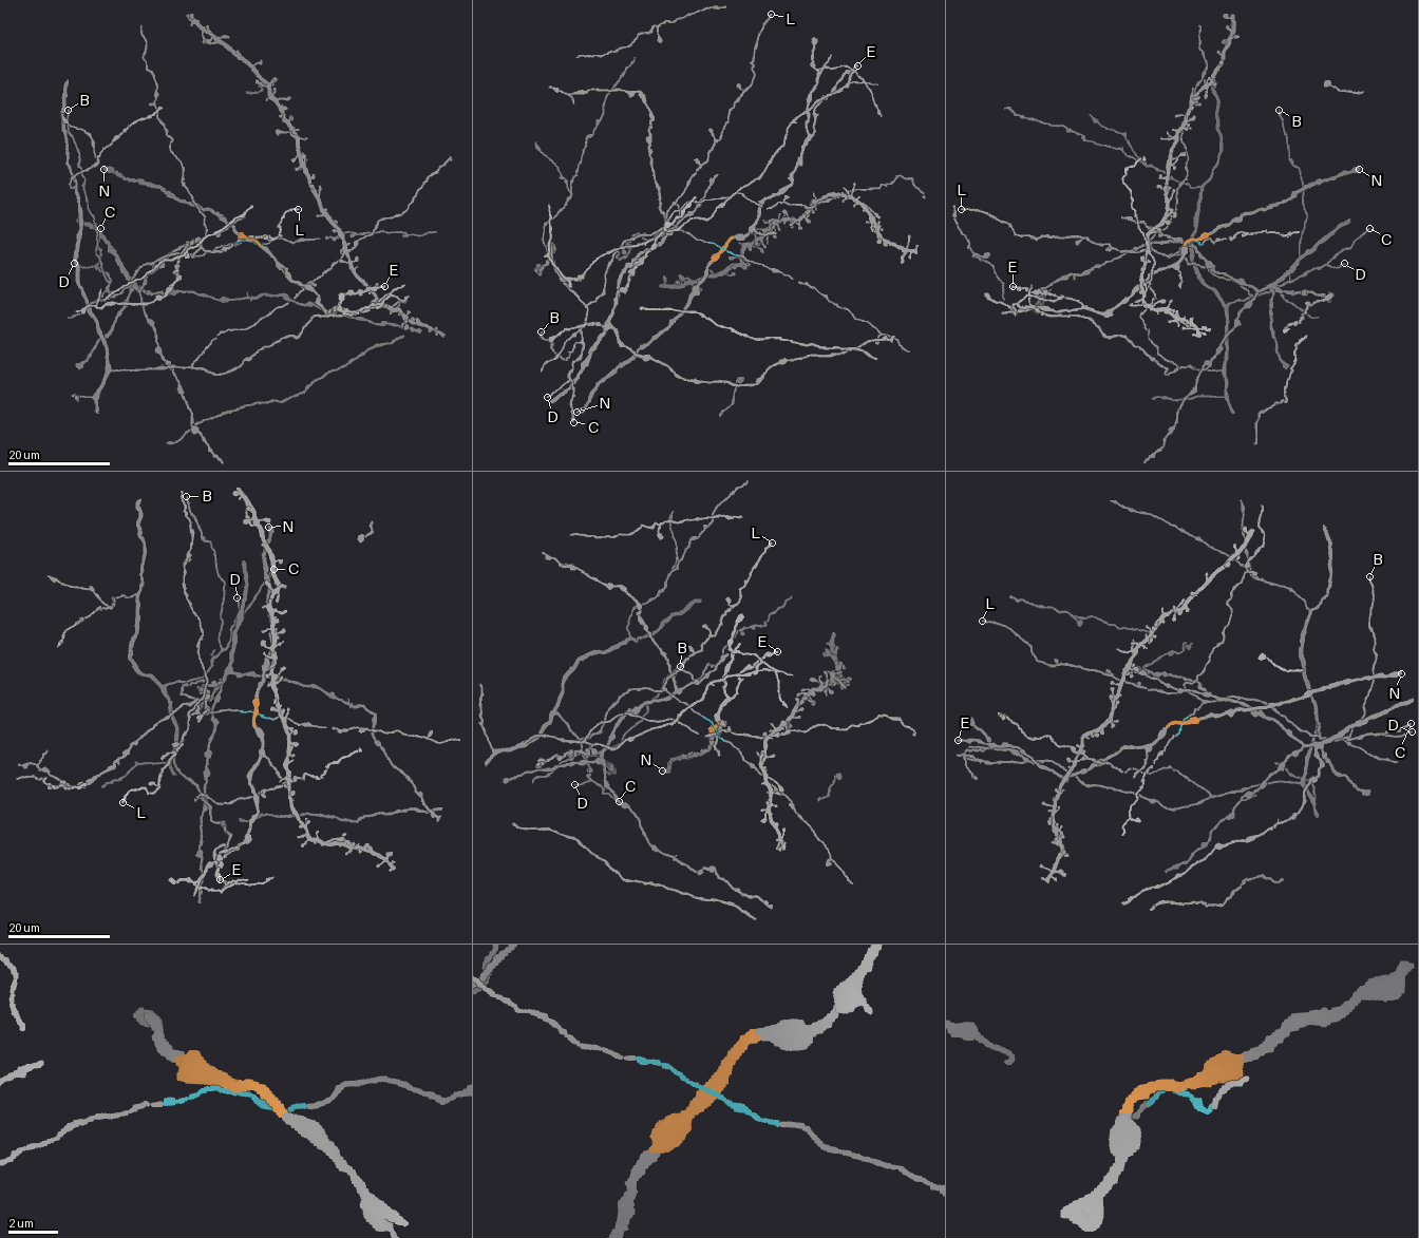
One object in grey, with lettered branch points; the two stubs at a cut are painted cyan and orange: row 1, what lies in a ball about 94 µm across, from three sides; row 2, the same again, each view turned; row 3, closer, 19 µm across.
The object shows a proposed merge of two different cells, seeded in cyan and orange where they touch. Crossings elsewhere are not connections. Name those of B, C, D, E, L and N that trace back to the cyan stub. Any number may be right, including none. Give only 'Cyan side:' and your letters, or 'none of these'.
Cyan side: B, C, D, L

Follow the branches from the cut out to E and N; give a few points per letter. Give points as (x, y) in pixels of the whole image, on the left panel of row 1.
E: (249, 241), (259, 243), (292, 281), (318, 296), (318, 302), (328, 312), (341, 301), (341, 296), (384, 285)
N: (249, 241), (218, 213), (178, 202), (159, 188), (102, 170)

